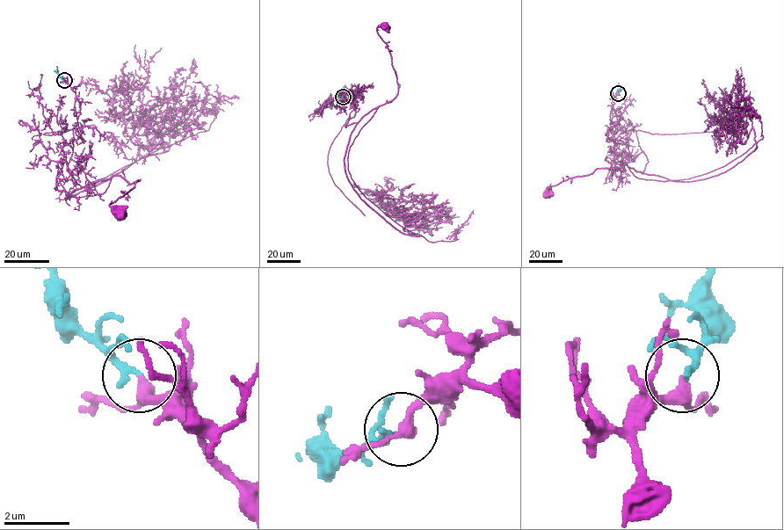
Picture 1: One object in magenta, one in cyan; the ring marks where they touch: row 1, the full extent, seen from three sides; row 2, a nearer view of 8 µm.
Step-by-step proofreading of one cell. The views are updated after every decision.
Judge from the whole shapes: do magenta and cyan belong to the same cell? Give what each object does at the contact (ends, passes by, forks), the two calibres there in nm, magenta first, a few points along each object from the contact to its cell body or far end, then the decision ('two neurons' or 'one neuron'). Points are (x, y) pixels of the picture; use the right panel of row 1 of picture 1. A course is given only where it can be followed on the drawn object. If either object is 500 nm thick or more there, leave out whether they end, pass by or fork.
magenta passes by; cyan ends; calibres 280 and 240 nm; course magenta (618, 93), (613, 137), (634, 129), (648, 162), (643, 173), (626, 164), (597, 168), (548, 192); course cyan (618, 93), (619, 83); one neuron

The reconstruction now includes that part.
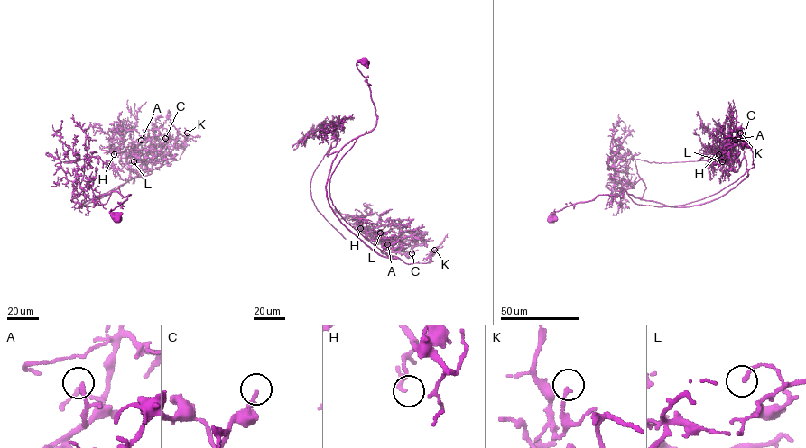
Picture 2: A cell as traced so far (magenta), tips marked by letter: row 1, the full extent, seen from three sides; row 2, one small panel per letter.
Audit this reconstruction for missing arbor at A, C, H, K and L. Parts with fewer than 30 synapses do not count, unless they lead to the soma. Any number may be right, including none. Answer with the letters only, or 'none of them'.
A

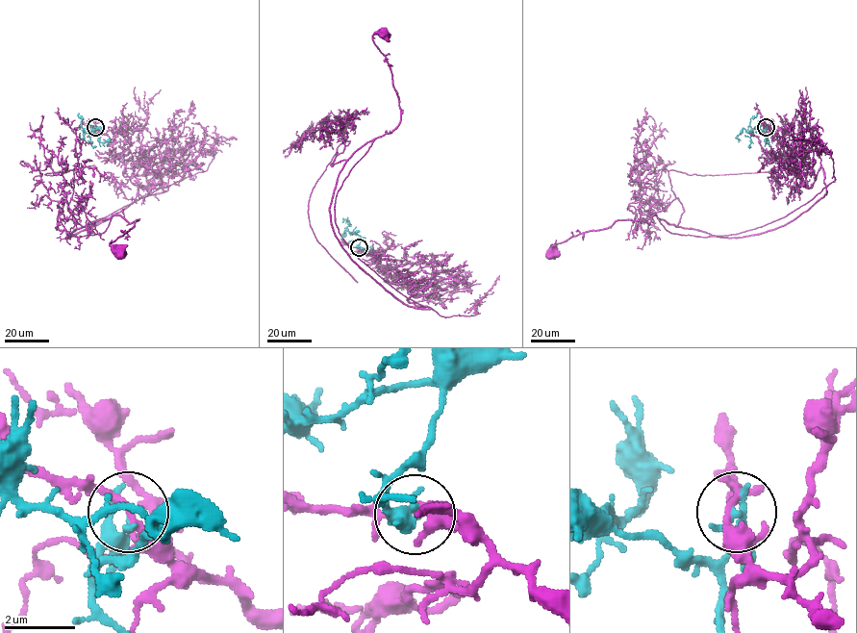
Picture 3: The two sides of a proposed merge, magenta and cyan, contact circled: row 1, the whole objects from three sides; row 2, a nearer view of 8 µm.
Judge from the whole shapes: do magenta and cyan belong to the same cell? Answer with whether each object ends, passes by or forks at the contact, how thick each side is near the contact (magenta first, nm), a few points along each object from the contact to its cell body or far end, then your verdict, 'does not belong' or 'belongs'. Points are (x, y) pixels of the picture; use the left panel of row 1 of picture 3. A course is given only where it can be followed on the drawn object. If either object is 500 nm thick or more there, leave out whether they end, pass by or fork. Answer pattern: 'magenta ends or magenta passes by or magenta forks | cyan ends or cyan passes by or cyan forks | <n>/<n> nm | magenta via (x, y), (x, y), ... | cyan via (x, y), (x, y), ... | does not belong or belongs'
magenta passes by | cyan ends | 200/170 nm | magenta via (96, 127), (123, 175), (166, 187), (71, 235), (138, 220), (120, 252) | cyan via (96, 127), (83, 130), (79, 113) | does not belong

